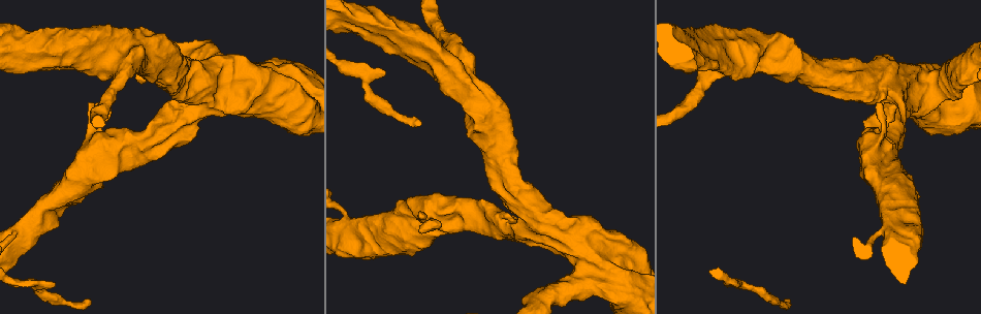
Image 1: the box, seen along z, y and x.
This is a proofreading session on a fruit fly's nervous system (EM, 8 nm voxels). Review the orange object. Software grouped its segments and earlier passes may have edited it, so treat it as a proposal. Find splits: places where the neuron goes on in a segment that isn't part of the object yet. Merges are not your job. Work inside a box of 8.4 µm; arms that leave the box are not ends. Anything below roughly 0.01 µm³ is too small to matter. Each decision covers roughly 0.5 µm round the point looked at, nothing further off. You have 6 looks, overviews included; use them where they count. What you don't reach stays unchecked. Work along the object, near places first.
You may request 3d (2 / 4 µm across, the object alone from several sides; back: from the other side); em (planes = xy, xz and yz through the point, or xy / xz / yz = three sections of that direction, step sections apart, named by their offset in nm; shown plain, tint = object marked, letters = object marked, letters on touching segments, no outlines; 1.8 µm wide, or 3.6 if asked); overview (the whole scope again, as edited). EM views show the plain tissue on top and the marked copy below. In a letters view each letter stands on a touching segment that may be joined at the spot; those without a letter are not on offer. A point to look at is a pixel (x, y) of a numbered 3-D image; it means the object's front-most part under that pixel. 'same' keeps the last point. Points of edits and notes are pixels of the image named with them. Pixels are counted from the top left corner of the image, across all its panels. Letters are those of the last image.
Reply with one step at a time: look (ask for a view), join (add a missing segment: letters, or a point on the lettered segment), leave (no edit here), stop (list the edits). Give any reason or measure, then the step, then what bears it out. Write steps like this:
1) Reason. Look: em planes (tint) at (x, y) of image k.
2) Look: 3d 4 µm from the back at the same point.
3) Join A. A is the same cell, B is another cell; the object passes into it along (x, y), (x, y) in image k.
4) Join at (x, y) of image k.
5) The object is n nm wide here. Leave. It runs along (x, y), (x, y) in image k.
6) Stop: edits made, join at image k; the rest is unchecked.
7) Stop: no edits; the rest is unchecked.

An open end. Look: 3d 4 µm at (790, 300) of image 1.

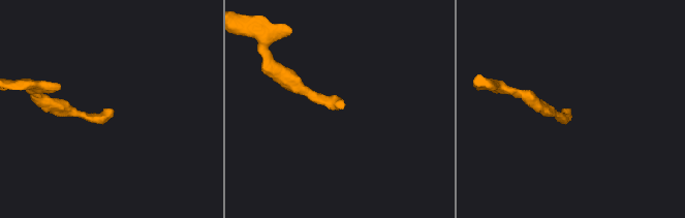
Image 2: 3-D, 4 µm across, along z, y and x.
Look: em 3.6 µm xz step 8 (letters) at (108, 111) of image 2.

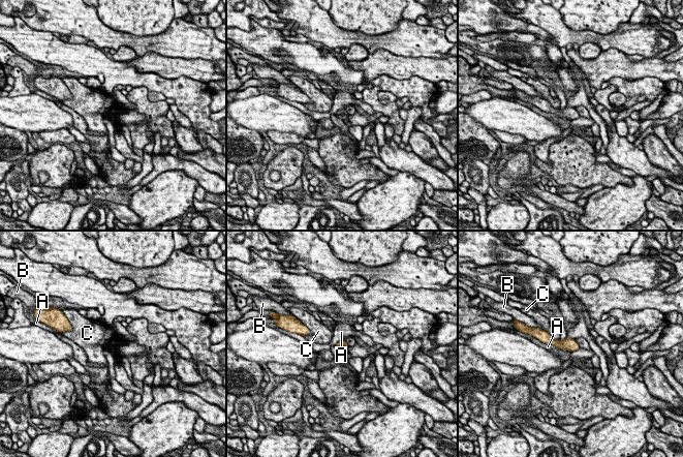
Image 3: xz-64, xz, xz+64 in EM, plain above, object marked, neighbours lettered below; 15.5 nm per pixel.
Cut it another way. Look: em 3.6 µm planes (letters) at the same point.

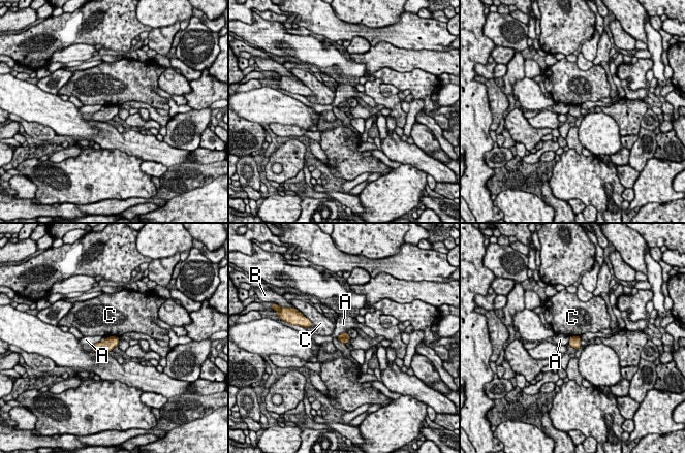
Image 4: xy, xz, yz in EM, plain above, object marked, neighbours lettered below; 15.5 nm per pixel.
The object is 160 nm wide here. Leave. A, B and C are other cells; a border runs along (118, 336), (106, 337) in image 4; none of them fits.

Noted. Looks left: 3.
Stops while still wide. Look: 3d 2 µm at (193, 136) of image 1.

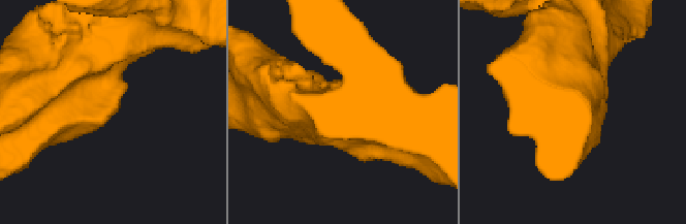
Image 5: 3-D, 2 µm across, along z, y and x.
Now the EM. Look: em planes (letters) at (111, 114) of image 5.

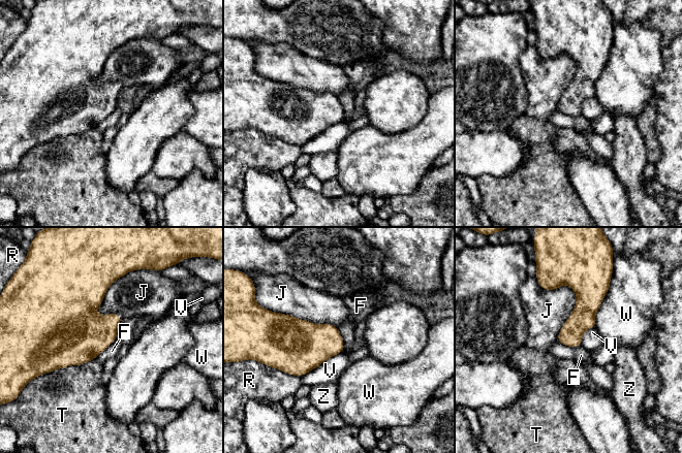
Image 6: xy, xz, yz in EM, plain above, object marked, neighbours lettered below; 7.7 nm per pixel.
Leave. F, J, R, T, V, W and Z are other cells; a border runs along (336, 327), (342, 338), (342, 352) in image 6; none of them fits.

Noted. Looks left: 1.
Stop: no edits; the rest is unchecked.

